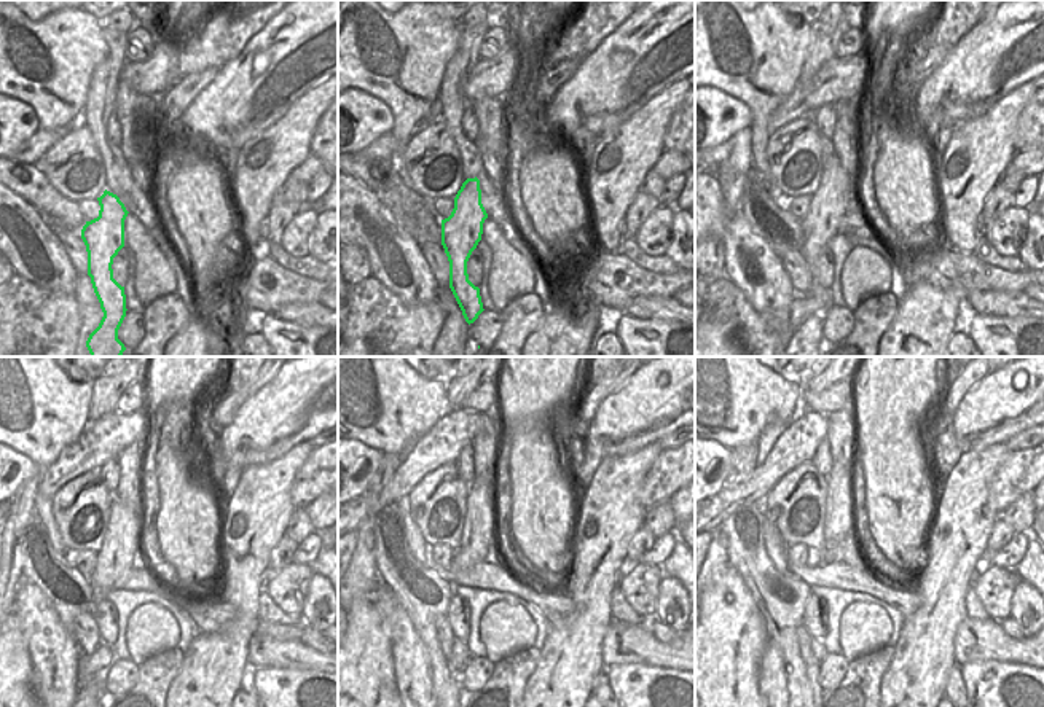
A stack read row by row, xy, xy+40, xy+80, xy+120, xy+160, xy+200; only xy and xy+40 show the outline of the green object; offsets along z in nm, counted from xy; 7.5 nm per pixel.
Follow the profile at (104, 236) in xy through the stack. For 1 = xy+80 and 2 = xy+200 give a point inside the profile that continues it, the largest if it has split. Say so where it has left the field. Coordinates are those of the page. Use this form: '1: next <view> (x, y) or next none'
1: next xy+80 (832, 198)
2: next xy+200 (839, 502)

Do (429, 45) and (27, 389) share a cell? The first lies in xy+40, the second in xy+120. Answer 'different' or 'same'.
same

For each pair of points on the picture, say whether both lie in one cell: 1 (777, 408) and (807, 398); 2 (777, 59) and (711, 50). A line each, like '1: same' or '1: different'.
1: different
2: same

